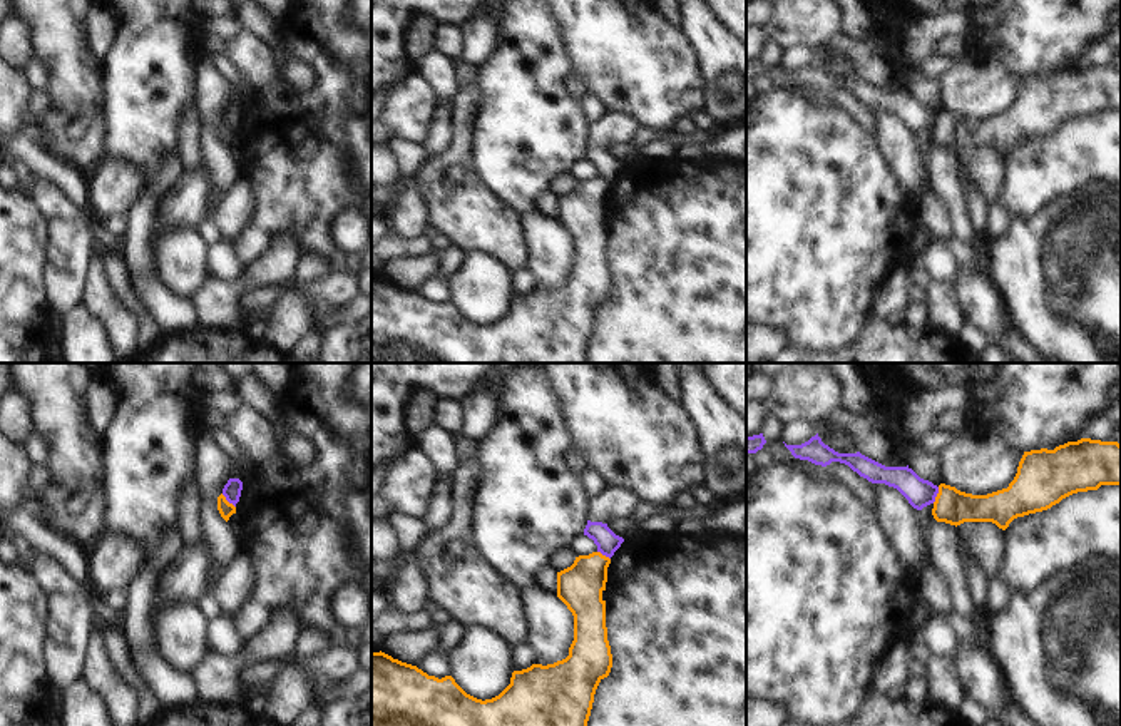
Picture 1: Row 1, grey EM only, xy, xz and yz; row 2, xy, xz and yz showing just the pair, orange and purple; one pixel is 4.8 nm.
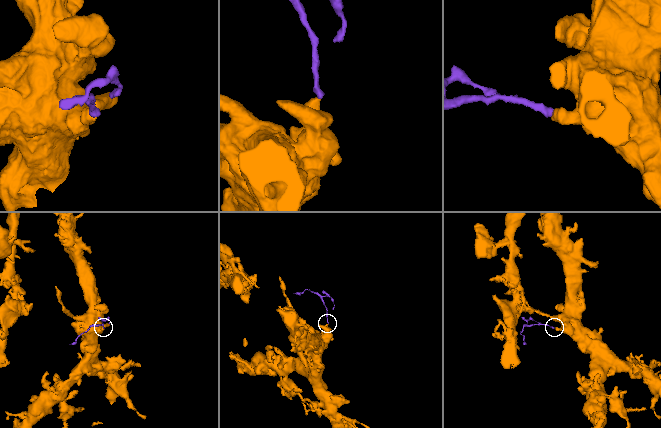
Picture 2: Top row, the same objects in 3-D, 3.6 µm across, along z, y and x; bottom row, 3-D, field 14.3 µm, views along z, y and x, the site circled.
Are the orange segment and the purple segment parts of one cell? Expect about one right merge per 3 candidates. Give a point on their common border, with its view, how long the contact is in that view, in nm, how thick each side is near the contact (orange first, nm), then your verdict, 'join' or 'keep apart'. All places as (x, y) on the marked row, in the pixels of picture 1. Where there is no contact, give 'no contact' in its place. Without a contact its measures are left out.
meets orange in yz at (937, 495); contact 90 nm long; 170 nm thick on the orange side, 140 nm on the other; keep apart

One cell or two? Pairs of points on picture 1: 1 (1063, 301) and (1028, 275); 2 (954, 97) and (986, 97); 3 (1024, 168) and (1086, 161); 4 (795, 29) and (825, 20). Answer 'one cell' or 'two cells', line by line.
1: one cell
2: one cell
3: one cell
4: one cell

